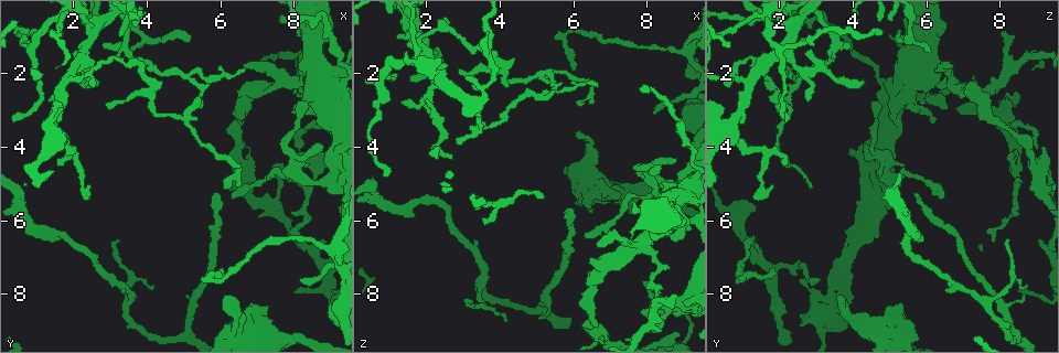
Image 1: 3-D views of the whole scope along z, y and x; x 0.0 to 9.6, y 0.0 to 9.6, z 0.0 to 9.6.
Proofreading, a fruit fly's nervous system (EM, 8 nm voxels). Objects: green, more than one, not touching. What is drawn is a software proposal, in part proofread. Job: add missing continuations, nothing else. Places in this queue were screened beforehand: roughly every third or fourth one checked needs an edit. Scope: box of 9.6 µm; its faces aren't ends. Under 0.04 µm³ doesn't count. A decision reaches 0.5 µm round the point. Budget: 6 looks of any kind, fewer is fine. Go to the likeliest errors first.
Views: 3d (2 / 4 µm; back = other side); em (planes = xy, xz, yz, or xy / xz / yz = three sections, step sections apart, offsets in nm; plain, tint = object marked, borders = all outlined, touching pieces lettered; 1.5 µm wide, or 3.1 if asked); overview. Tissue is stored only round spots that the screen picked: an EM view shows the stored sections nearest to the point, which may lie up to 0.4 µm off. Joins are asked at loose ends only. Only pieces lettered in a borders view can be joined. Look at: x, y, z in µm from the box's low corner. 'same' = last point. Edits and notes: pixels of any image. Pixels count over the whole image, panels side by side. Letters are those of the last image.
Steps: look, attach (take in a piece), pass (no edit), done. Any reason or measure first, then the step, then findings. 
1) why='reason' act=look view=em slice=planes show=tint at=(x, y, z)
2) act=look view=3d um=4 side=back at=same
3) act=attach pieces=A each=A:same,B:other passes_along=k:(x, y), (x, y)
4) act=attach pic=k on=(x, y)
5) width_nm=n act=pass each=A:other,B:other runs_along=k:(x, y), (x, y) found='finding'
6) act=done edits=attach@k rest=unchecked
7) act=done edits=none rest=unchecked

why='free end' act=look view=em slice=planes show=borders at=(6.10, 8.05, 3.60)

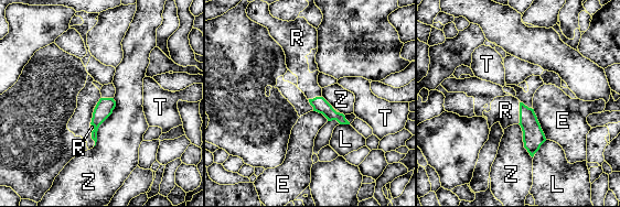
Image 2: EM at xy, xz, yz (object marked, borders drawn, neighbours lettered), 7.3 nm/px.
width_nm=110 act=attach pieces=R each=E:other,L:other,R:same,T:other,Z:other found='it goes on there'

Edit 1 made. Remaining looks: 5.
act=look view=overview

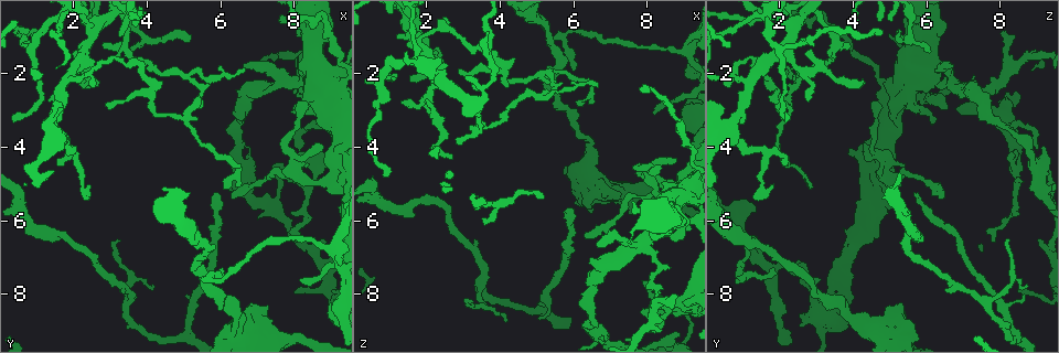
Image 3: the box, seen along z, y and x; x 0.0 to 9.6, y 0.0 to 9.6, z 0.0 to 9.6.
why='free end' act=look view=3d um=4 at=(1.00, 0.85, 4.80)

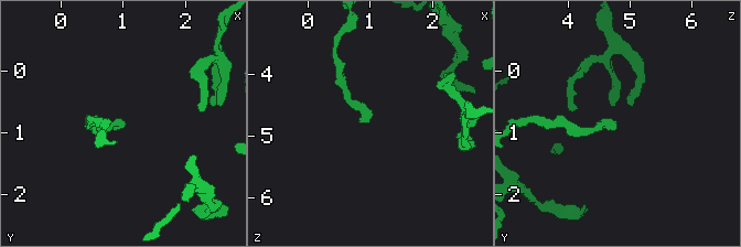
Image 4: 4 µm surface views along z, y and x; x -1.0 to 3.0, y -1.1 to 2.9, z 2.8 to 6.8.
act=look view=em slice=planes show=borders at=(0.95, 0.85, 4.80)

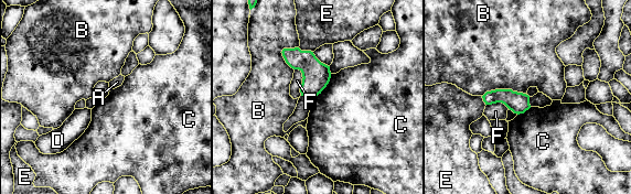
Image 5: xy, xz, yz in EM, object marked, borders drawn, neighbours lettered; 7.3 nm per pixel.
act=pass each=A:other,B:other,C:other,D:other,E:other,F:other border=5:(331, 74), (329, 83), (313, 97) found='no lettered piece goes on from it'

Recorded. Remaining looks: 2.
why='branch stops here' act=look view=em slice=xz step=8 show=borders at=(8.90, 6.50, 9.20)

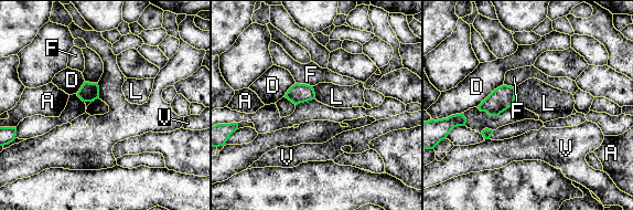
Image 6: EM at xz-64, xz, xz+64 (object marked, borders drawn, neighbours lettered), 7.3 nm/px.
why='another direction' act=look view=em slice=planes show=borders at=same

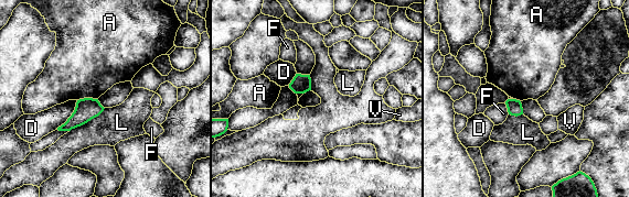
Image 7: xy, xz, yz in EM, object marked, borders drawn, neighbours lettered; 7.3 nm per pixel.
longest_contact=L:320nm act=pass each=A:other,D:other,F:other,L:other,V:other border=7:(97, 98), (80, 98), (77, 100) found='no lettered piece goes on from it'

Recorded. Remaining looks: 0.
act=done edits=attach@2 rest=unchecked

